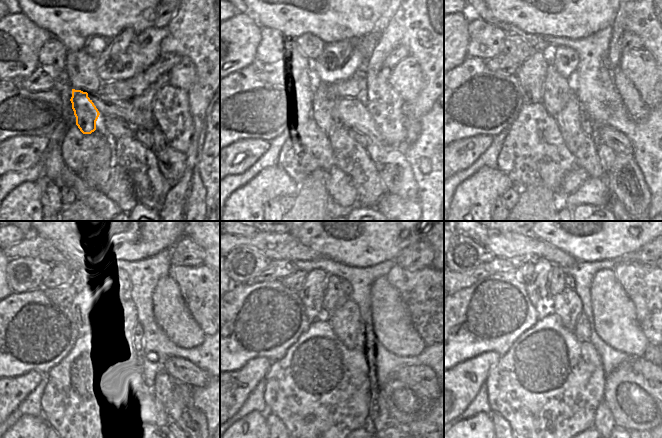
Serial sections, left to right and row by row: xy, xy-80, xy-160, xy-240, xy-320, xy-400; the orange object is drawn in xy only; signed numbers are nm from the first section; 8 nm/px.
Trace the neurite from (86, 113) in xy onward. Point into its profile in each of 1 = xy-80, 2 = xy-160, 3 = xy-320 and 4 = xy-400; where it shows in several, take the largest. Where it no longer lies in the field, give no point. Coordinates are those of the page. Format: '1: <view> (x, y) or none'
1: xy-80 (306, 82)
2: xy-160 (531, 74)
3: xy-320 (312, 293)
4: xy-400 (537, 288)

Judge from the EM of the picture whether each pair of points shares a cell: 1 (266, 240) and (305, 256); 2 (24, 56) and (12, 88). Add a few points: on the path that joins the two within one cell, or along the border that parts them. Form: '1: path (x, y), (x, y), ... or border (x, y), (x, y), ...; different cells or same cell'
1: path (276, 246), (284, 246), (295, 251); same cell
2: border (23, 78), (12, 78), (10, 80); different cells

